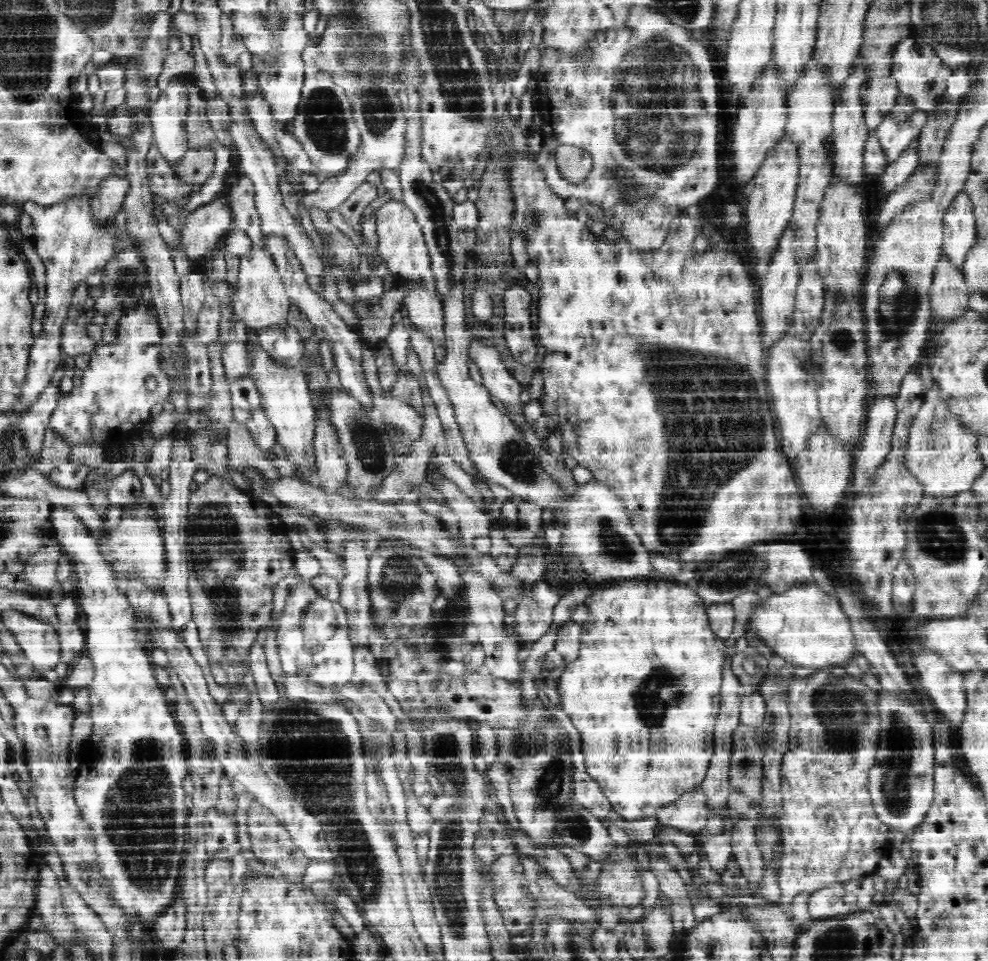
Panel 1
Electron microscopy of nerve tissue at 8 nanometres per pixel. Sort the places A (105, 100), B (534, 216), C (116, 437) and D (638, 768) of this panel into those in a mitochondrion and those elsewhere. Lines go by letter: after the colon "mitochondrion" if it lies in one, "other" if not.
A: other
B: mitochondrion
C: other
D: other

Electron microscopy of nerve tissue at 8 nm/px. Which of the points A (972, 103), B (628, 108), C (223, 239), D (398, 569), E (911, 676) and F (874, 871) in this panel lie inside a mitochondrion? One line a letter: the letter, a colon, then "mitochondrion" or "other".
A: other
B: mitochondrion
C: other
D: mitochondrion
E: other
F: other

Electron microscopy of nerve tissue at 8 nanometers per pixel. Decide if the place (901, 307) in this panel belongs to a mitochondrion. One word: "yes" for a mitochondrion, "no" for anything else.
yes

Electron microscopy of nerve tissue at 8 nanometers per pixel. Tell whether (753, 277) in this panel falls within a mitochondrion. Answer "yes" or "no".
no

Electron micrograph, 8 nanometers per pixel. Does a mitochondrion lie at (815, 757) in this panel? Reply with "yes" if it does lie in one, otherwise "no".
no

